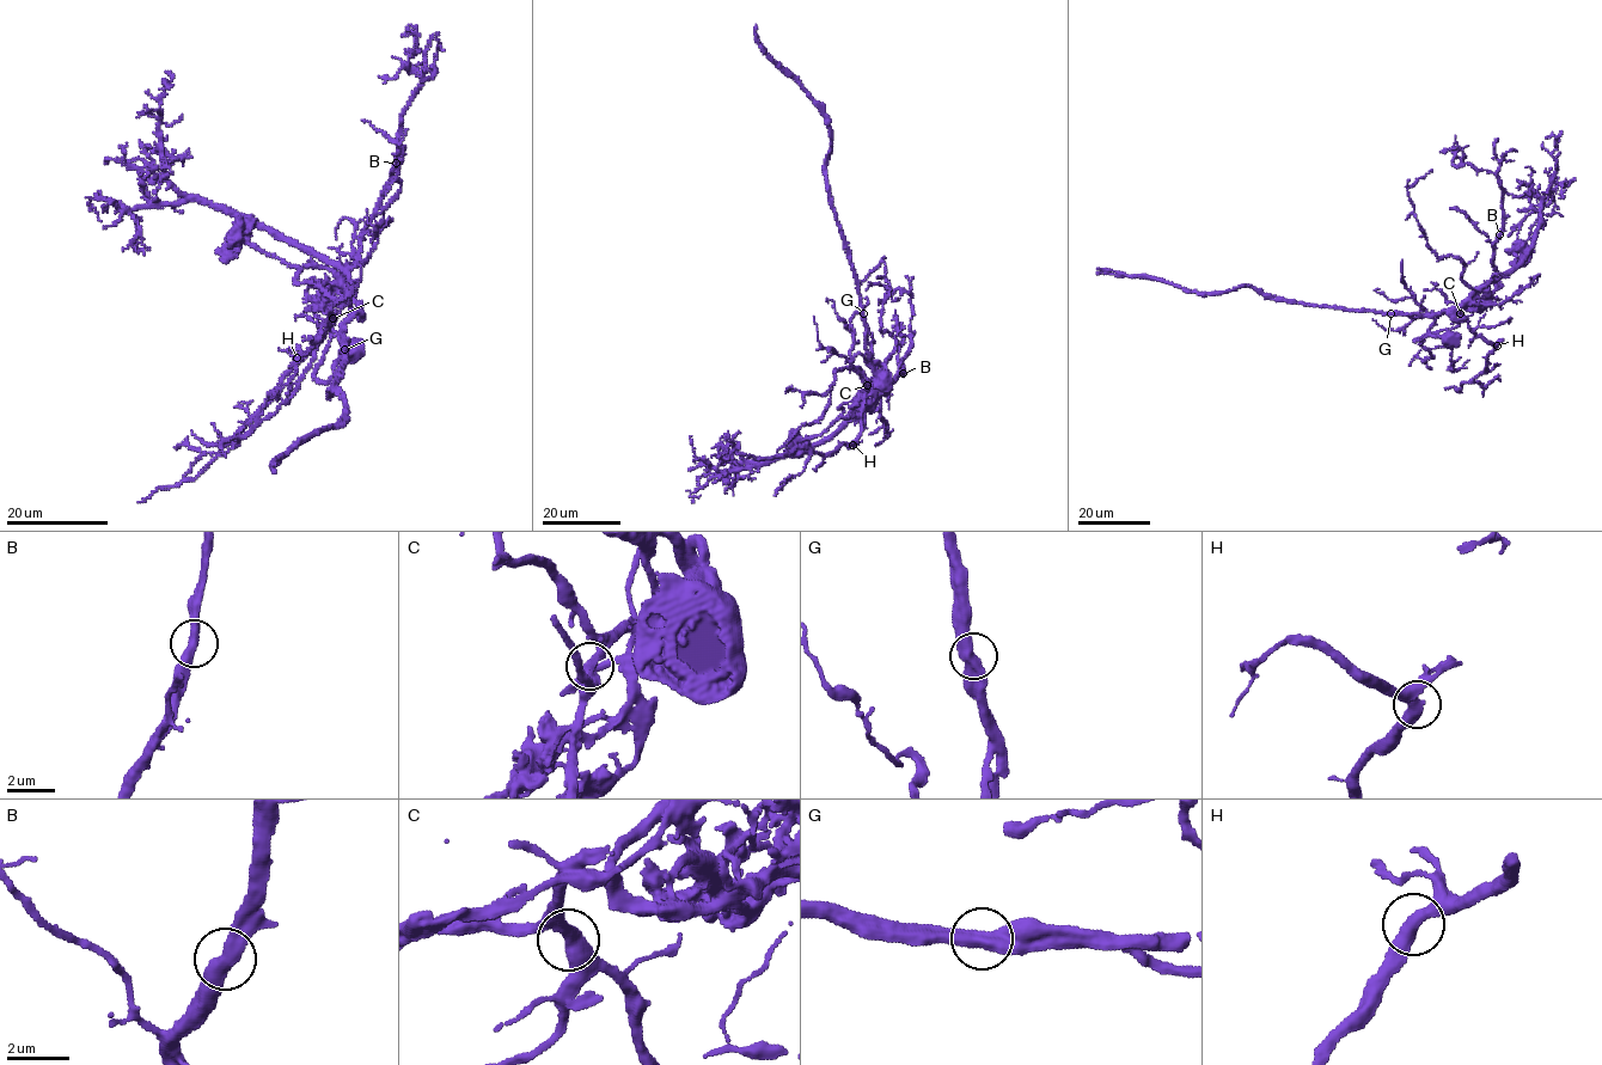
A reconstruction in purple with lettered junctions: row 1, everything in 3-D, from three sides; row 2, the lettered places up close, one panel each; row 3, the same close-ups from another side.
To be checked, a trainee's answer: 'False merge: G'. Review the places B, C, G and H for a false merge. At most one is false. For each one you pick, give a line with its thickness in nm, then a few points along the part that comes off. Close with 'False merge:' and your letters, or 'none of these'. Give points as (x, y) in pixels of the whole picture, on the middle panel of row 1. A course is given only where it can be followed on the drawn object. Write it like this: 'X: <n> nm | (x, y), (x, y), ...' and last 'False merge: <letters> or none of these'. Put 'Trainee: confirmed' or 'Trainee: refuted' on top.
Trainee: confirmed
G: 480 nm | (863, 313), (850, 250), (827, 185), (831, 128), (820, 106), (759, 42), (757, 25)
False merge: G

